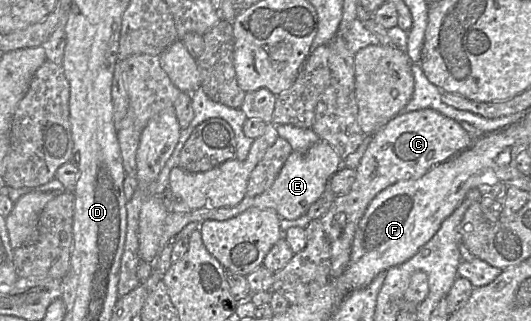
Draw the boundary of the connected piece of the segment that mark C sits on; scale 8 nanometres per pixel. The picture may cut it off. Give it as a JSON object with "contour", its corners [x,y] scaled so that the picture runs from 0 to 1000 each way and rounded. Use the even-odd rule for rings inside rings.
{"contour":[[[695,140],[667,171],[667,193],[669,296],[674,324],[676,386],[689,424],[704,424],[670,523],[670,558],[661,592],[650,607],[635,611],[618,660],[601,682],[621,757],[623,869],[638,866],[653,838],[674,695],[697,629],[714,598],[751,564],[791,555],[815,520],[881,464],[893,442],[893,433],[870,399],[864,380],[815,340],[755,352],[780,287],[778,196],[765,159],[744,143]]]}

